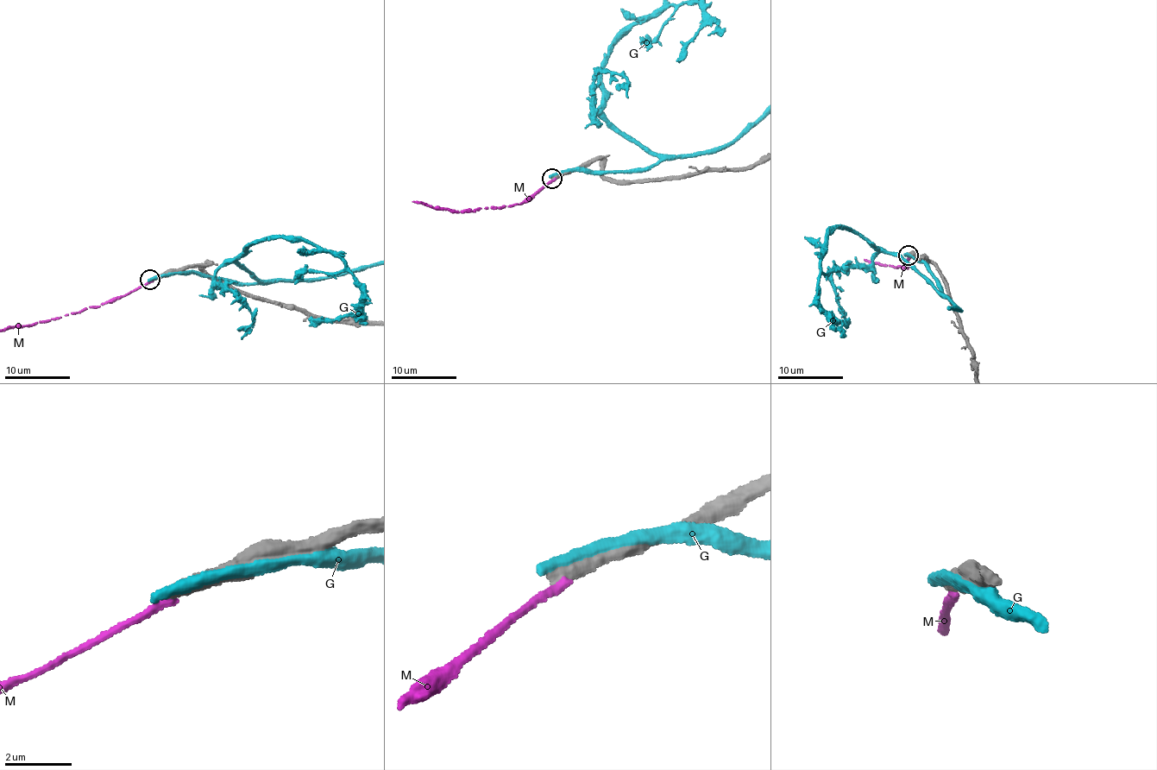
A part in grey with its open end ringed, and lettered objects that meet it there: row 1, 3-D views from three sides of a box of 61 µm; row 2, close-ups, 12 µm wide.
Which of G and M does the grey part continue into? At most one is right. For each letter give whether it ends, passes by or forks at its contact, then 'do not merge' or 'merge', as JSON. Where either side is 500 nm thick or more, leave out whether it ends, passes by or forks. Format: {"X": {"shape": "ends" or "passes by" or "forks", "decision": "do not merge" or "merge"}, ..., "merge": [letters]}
{"G": {"shape": "passes by", "decision": "do not merge"}, "M": {"shape": "ends", "decision": "do not merge"}, "merge": []}

